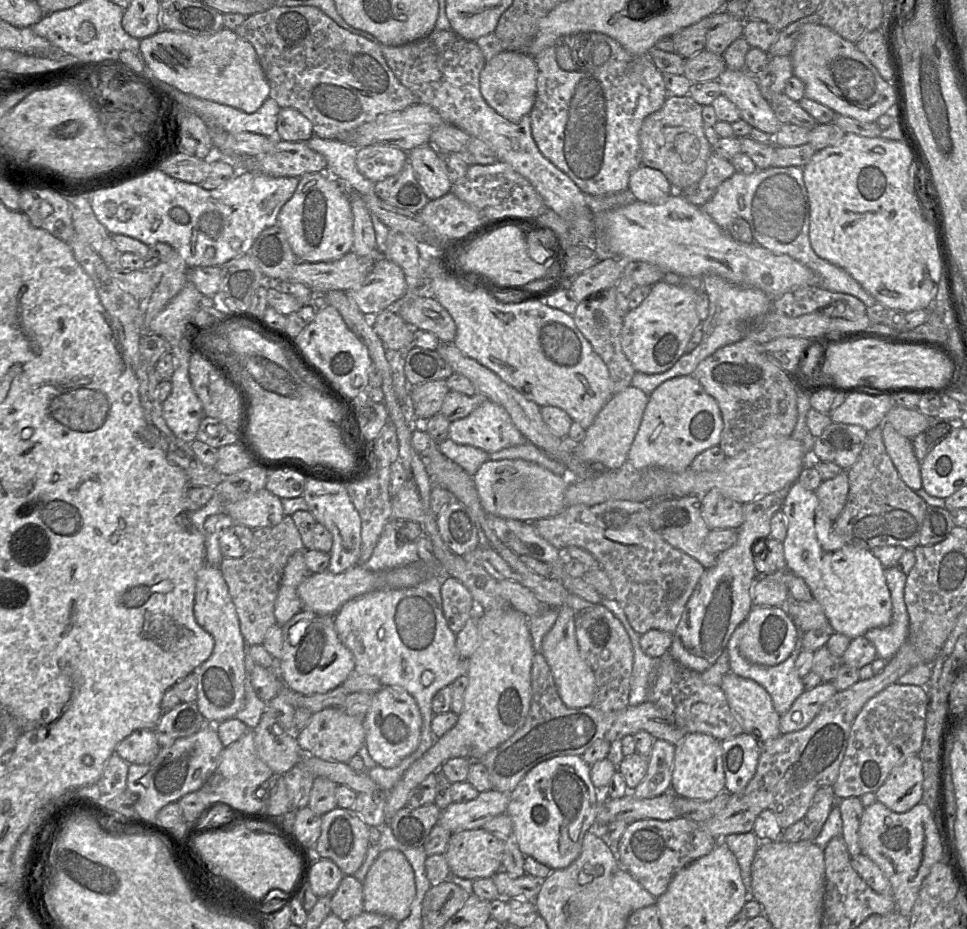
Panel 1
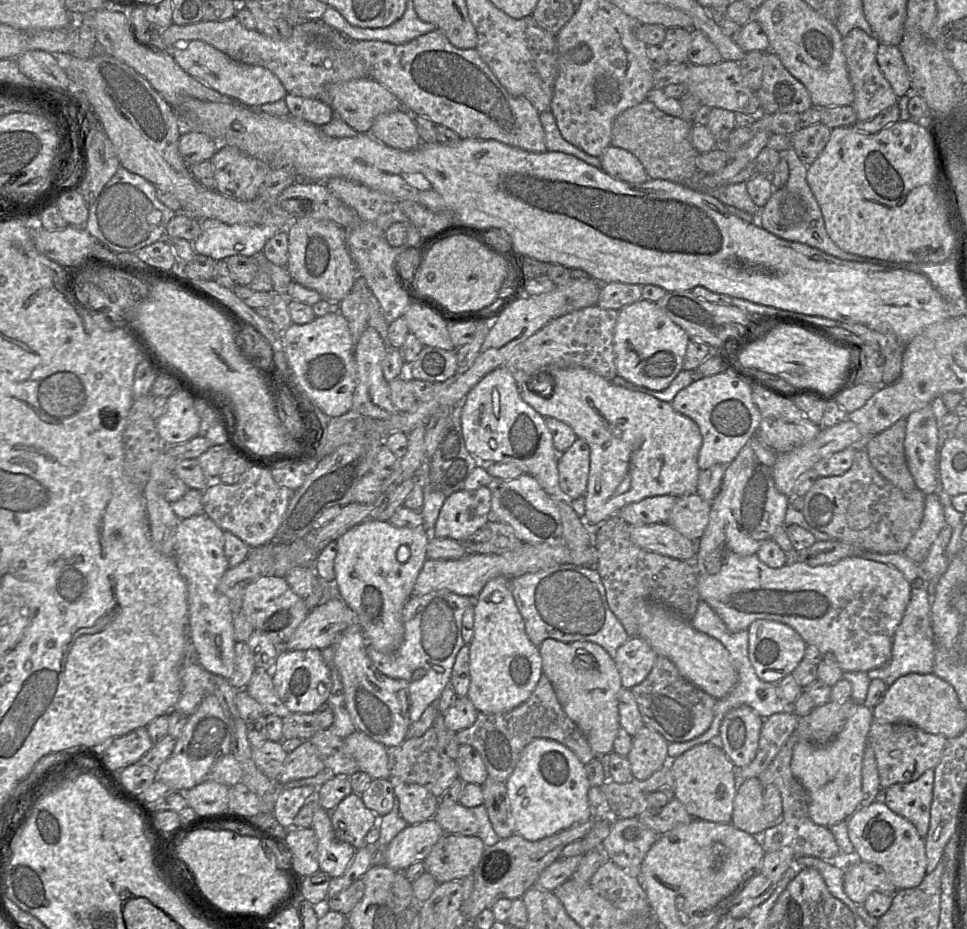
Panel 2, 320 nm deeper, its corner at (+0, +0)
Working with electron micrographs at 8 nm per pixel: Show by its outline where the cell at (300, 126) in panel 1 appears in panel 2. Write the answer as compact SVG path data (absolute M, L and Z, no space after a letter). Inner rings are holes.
M287 93L284 97L289 114L310 122L318 127L334 117L333 109L318 99L304 98Z

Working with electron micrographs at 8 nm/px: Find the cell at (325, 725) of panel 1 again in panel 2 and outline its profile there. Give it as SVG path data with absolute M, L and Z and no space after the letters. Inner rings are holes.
M304 740L295 750L288 753L282 771L274 781L285 784L293 780L314 777L325 770L316 747L309 740Z

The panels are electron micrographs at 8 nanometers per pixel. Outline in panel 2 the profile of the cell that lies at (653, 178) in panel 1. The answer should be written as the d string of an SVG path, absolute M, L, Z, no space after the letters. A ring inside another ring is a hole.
M610 145L599 159L601 169L617 180L637 185L649 179L639 159L625 149Z

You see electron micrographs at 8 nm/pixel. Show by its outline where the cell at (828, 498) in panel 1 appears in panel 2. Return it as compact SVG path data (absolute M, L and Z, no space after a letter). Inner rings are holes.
M858 446L847 472L817 478L804 496L801 512L810 526L834 539L864 551L888 554L903 552L908 546L922 522L925 497L917 487L903 491L887 481L872 466L866 449Z

